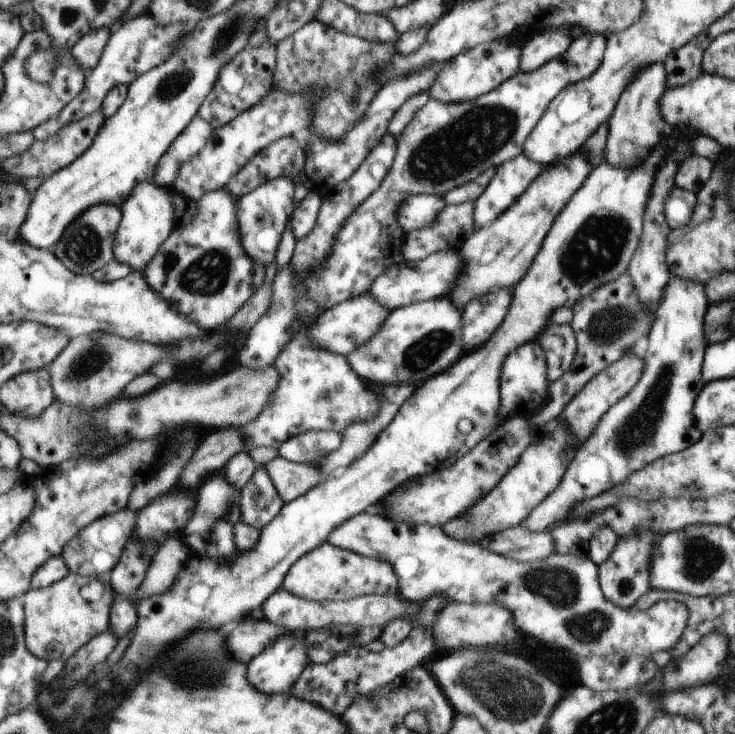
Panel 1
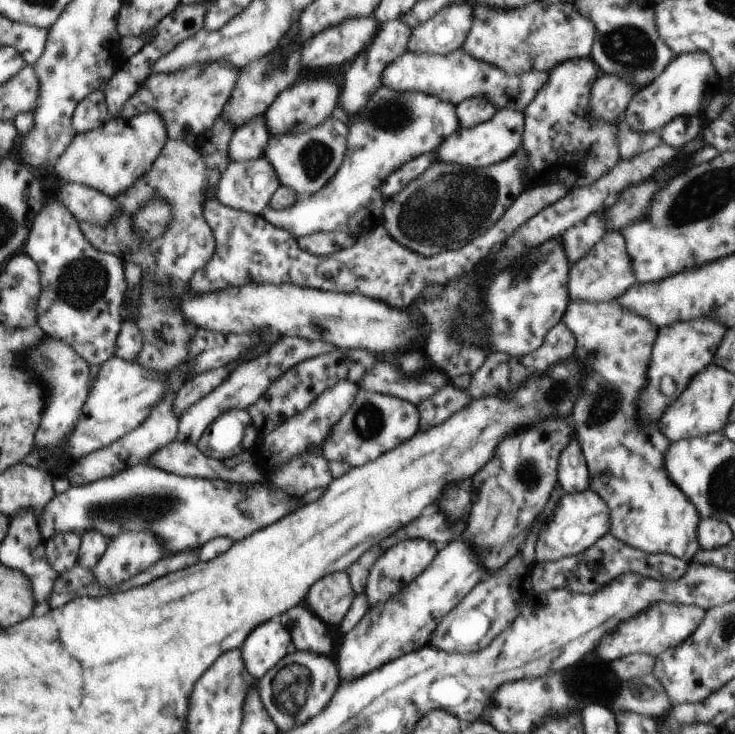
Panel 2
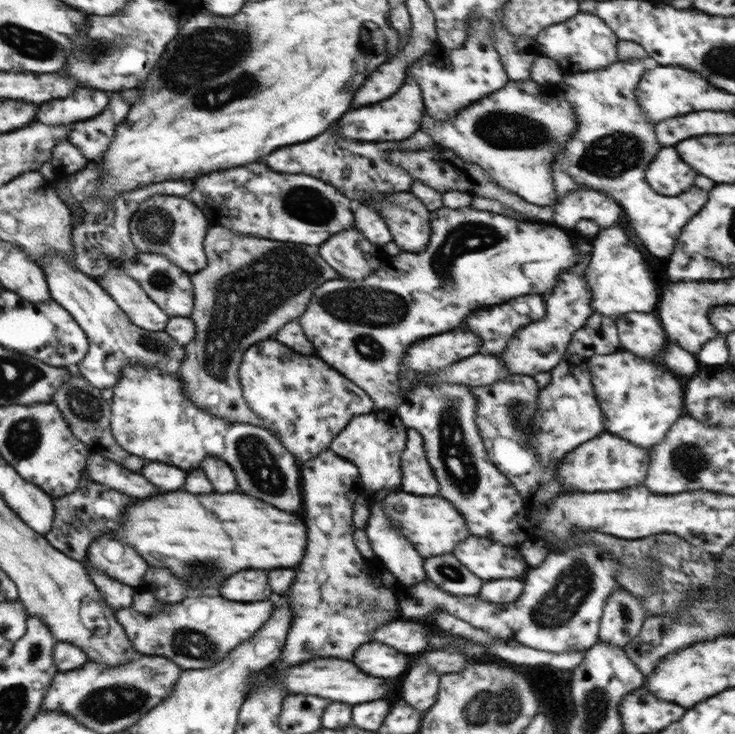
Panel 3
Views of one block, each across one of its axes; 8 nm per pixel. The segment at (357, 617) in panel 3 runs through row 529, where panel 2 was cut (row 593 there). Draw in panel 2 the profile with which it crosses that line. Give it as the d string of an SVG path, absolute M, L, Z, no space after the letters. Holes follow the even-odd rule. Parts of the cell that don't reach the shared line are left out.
M345 572L329 574L321 578L321 582L313 586L313 590L309 590L309 598L305 598L305 604L317 618L321 618L321 622L337 626L345 612L352 608L355 594L351 592L351 586Z

